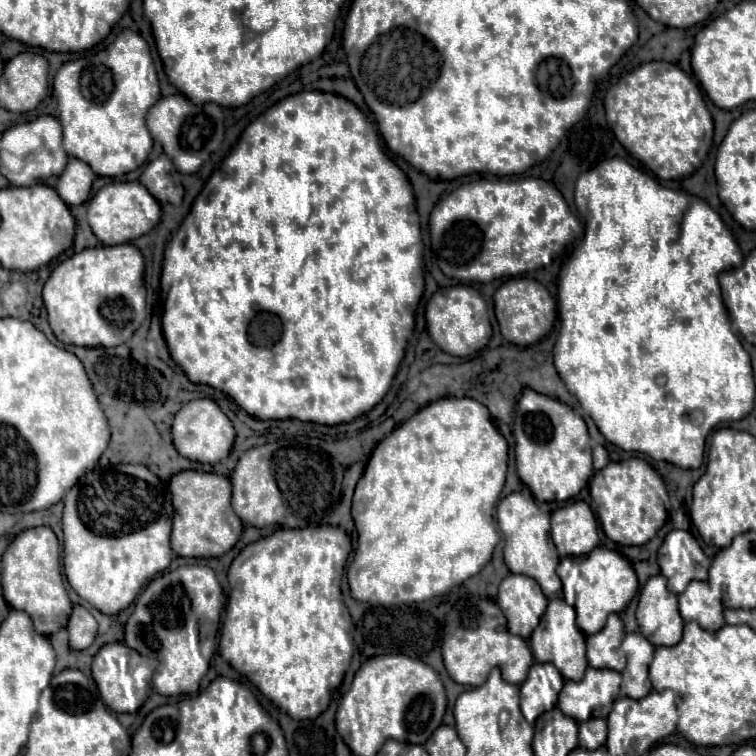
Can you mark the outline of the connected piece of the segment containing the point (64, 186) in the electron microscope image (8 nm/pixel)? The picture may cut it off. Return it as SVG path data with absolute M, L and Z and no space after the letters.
M72 157L64 173L58 177L56 191L64 199L64 203L68 203L70 207L80 205L88 199L88 193L92 189L92 179L94 179L92 169L84 161Z

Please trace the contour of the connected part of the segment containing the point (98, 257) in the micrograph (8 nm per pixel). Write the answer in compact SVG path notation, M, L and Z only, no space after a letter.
M130 243L88 247L64 259L48 277L42 291L54 335L62 343L82 347L116 347L140 327L146 313L144 257Z

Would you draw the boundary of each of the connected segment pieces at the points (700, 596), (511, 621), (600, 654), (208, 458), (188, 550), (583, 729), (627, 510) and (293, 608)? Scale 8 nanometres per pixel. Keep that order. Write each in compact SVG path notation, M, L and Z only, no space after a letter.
M692 581L684 593L678 595L678 603L680 603L680 615L686 621L698 621L706 631L716 631L724 625L724 617L722 617L722 601L720 597L710 589L710 585L706 581Z
M514 573L500 583L496 603L500 605L504 617L508 617L508 631L524 639L532 635L548 607L548 599L540 585L532 577Z
M616 613L608 615L604 629L598 631L596 635L586 637L588 639L588 647L586 647L588 663L592 667L622 671L626 667L626 659L620 649L622 637L624 637L624 625L620 617Z
M194 399L186 403L174 417L172 425L172 439L174 447L180 455L200 461L200 463L218 463L220 459L228 457L232 445L234 445L234 427L232 421L224 415L224 411L216 405L212 399Z
M180 471L170 479L170 493L172 493L172 549L180 557L220 557L228 553L240 533L242 521L232 511L230 505L230 481L228 477L204 471Z
M592 717L588 721L578 723L578 727L580 727L580 733L578 733L580 747L596 749L596 747L604 745L604 739L606 739L606 719Z
M632 457L608 463L590 481L591 509L608 539L620 545L644 545L669 517L670 498L665 483L644 459Z
M320 525L320 527L306 527L306 529L278 529L268 537L262 537L256 543L246 545L240 555L232 561L230 569L228 569L228 583L230 583L230 593L228 593L228 605L226 605L226 617L224 617L224 625L220 631L220 655L224 661L228 661L238 673L246 675L250 679L252 685L256 685L264 697L268 697L274 705L278 705L284 713L288 713L292 719L314 719L316 715L320 715L322 711L328 709L332 693L338 689L338 685L344 679L344 673L350 665L352 659L352 617L342 601L342 593L340 593L340 579L344 573L344 565L346 559L352 551L352 543L348 533L342 527L332 527L332 525Z

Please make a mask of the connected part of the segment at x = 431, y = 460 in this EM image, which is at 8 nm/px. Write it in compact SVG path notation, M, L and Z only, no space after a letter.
M468 397L438 399L382 439L370 455L352 501L358 531L358 549L348 567L352 597L370 605L420 603L476 575L490 561L500 539L494 525L494 503L504 487L506 463L506 439L494 427L488 409Z

